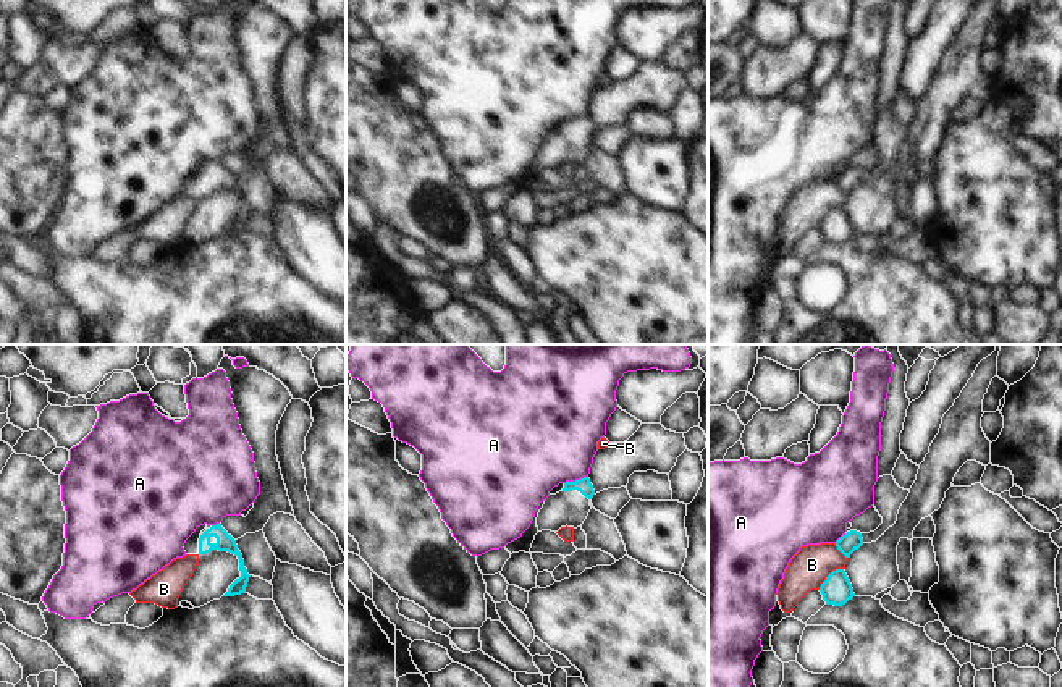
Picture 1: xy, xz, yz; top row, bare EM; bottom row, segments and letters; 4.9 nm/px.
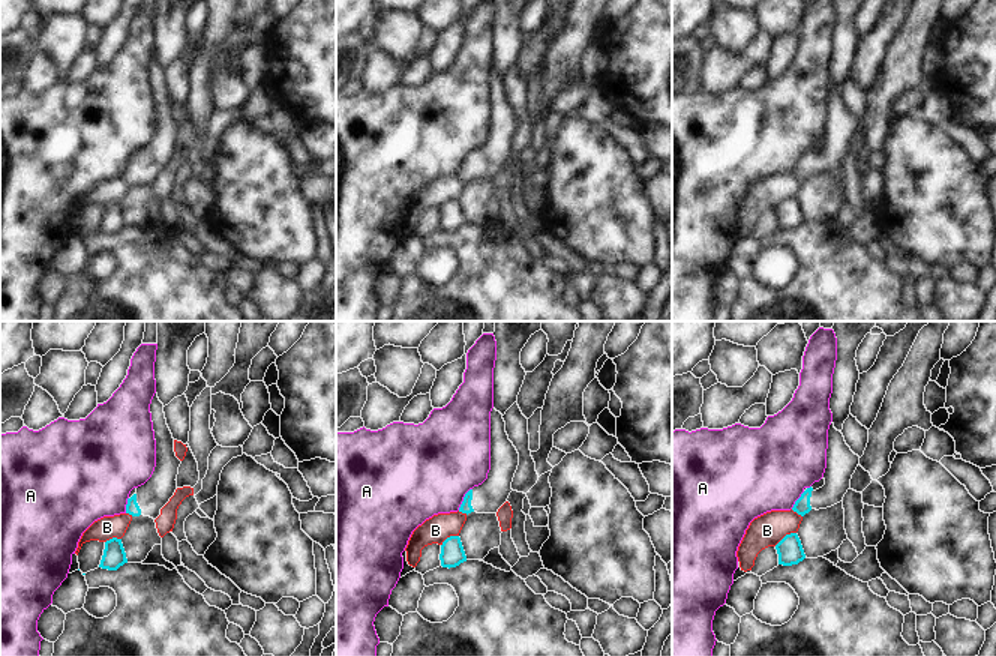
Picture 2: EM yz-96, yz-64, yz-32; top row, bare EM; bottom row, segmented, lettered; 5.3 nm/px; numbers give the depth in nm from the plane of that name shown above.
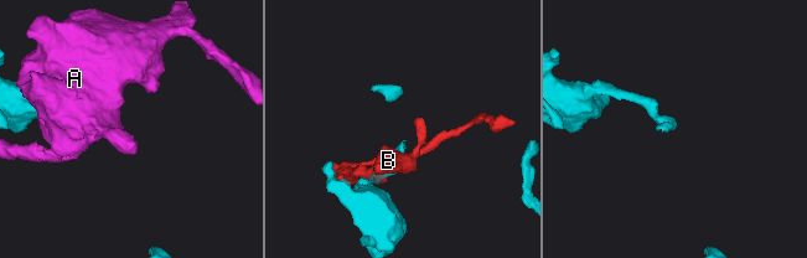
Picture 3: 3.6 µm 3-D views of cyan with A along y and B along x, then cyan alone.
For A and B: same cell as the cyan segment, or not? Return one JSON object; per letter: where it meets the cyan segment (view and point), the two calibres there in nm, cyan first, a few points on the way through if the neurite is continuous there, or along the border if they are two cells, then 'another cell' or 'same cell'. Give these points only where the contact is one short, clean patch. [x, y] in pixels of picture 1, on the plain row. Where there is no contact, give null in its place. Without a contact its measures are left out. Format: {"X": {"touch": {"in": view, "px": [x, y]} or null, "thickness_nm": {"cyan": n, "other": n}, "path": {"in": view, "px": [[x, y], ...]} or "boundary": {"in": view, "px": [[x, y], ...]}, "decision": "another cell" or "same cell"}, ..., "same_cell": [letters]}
{"A": {"touch": {"in": "xz", "px": [576, 118]}, "thickness_nm": {"cyan": 70, "other": 460}, "decision": "another cell"}, "B": {"touch": {"in": "yz", "px": [828, 214]}, "thickness_nm": {"cyan": 150, "other": 190}, "boundary": {"in": "yz", "px": [[842, 206], [836, 206], [818, 227]]}, "decision": "another cell"}, "same_cell": []}

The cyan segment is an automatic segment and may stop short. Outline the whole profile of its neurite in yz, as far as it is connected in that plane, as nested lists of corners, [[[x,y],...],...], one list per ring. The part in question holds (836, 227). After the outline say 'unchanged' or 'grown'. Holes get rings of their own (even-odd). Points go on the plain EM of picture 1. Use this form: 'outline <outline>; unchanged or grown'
outline [[[844,207],[832,209],[821,221],[820,230],[826,242],[842,244],[855,234]]]; unchanged

